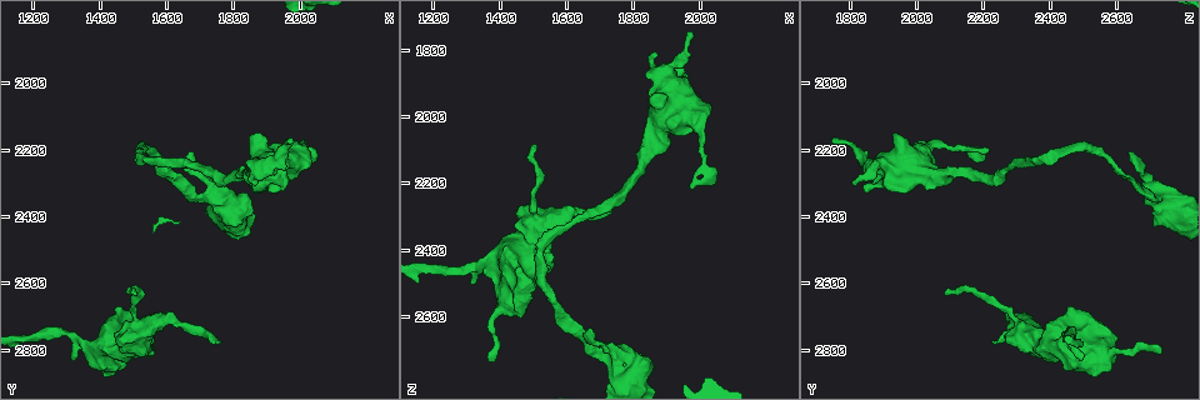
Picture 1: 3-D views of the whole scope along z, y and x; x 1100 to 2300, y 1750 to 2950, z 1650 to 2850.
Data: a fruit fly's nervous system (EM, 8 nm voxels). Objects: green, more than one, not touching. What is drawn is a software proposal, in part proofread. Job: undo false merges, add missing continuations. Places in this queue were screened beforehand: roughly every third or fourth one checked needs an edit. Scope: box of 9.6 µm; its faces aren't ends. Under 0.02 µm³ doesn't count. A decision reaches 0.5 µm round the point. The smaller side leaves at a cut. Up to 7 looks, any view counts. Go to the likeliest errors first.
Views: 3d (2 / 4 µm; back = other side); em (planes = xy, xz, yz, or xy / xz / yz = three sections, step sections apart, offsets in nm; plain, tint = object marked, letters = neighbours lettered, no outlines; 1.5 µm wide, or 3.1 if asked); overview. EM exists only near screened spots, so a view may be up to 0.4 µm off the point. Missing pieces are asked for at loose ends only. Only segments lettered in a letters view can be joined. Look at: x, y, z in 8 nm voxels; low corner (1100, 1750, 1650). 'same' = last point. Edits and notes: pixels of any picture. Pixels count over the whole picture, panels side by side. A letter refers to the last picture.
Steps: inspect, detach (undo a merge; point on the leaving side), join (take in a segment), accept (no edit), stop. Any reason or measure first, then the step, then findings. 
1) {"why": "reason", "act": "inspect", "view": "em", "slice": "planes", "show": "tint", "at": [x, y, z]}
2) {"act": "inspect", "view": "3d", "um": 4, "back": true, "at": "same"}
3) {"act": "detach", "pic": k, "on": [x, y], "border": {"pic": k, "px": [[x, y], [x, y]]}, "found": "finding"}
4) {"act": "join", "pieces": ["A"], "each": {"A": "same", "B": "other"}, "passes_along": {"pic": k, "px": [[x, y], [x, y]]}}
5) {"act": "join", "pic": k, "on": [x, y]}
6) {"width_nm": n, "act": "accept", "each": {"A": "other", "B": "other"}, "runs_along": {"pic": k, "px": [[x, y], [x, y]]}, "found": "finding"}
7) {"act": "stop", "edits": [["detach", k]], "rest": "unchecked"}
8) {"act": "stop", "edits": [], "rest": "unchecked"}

{"why": "an open end", "act": "inspect", "view": "3d", "um": 2, "at": [1370, 2800, 2730]}

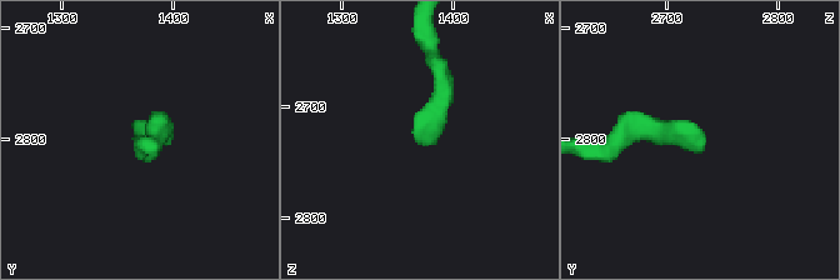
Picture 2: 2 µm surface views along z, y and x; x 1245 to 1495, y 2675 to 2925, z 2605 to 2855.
{"why": "need the tissue", "act": "inspect", "view": "em", "slice": "xz", "step": 4, "show": "letters", "at": [1372, 2802, 2734]}

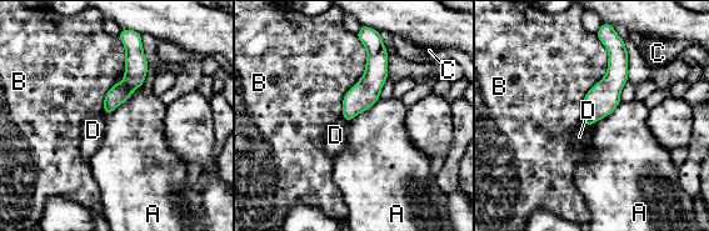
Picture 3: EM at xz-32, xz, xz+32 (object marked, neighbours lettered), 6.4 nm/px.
{"why": "cut it another way", "act": "inspect", "view": "em", "slice": "planes", "show": "letters", "at": "same"}

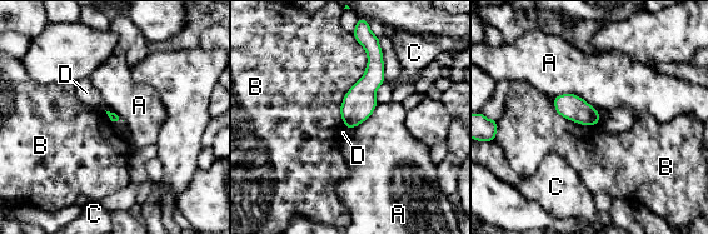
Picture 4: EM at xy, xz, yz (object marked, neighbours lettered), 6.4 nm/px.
{"act": "accept", "each": {"A": "other", "B": "other", "C": "other", "D": "other"}, "border": {"pic": 4, "px": [[358, 41], [345, 128]]}, "found": "none of them fits"}

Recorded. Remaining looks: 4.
{"why": "stops while still wide", "act": "inspect", "view": "3d", "um": 2, "at": [1860, 2310, 1820]}

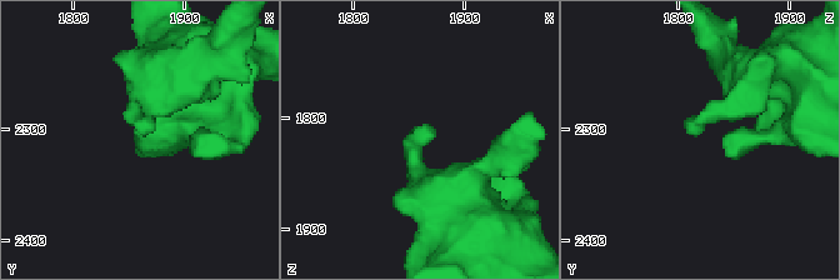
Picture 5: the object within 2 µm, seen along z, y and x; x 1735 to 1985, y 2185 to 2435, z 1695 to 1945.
{"why": "need the tissue", "act": "inspect", "view": "em", "slice": "xz", "step": 4, "show": "letters", "at": [1866, 2304, 1818]}

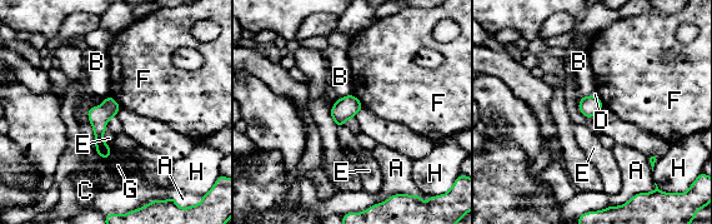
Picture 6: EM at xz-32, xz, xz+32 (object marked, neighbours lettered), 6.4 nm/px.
{"why": "cut it another way", "act": "inspect", "view": "em", "slice": "planes", "show": "letters", "at": "same"}

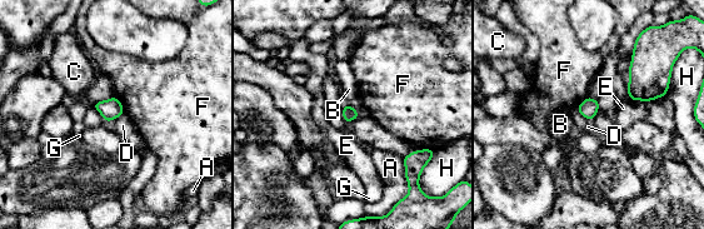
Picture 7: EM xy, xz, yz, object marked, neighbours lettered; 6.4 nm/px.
{"longest_contact_nm": ["A", 180], "act": "accept", "each": {"A": "other", "B": "other", "C": "other", "D": "other", "E": "other", "F": "other", "G": "other", "H": "other"}, "border": {"pic": 7, "px": [[123, 111], [108, 122]]}, "found": "none of them fits"}

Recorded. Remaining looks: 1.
{"act": "stop", "edits": [], "rest": "unchecked"}

